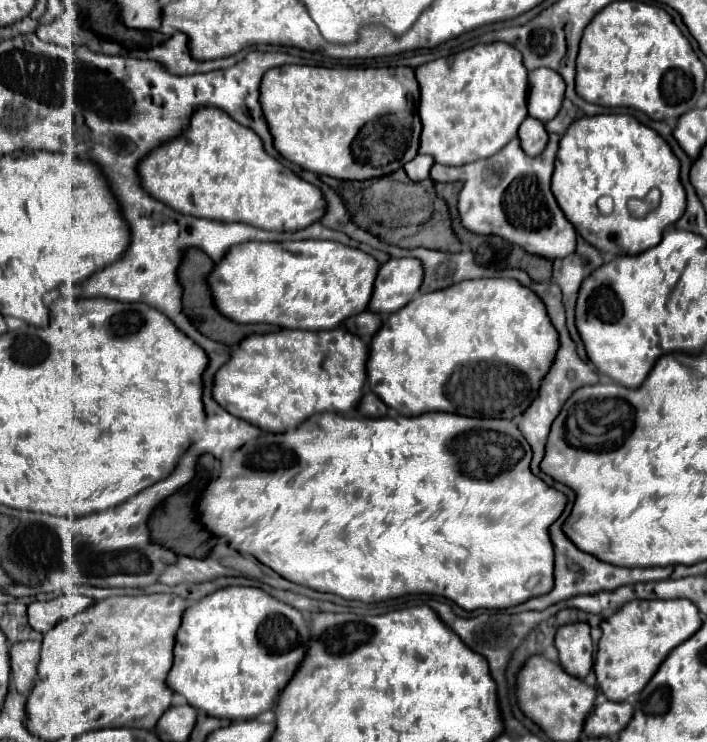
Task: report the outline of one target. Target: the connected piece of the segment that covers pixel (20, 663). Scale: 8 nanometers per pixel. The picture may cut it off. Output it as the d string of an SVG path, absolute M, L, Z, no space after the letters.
M27 640L11 646L11 678L15 684L15 690L19 694L29 694L31 688L35 686L35 676L37 676L37 664L39 664L39 652L41 652L41 642L37 640Z

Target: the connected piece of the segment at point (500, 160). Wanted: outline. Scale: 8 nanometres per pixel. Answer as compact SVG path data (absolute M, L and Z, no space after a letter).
M551 134L547 148L539 156L527 156L513 138L503 150L485 160L477 160L459 168L463 188L459 192L459 216L467 230L475 234L495 234L513 244L519 244L529 254L543 258L565 258L575 250L577 232L561 212L551 192L551 174L559 146L557 134Z

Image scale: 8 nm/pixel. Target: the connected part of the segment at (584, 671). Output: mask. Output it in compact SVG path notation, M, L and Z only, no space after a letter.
M585 622L567 624L557 630L555 646L563 670L575 678L585 678L593 670L593 640L591 628Z

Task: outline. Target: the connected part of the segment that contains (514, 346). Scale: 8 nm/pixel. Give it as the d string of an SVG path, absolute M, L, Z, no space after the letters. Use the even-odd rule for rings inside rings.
M511 278L463 280L431 294L417 294L403 310L391 314L369 344L367 374L371 390L403 416L453 412L461 416L479 414L485 418L517 420L537 398L557 350L559 332L547 316L543 300L531 288ZM437 382L443 382L441 392Z

